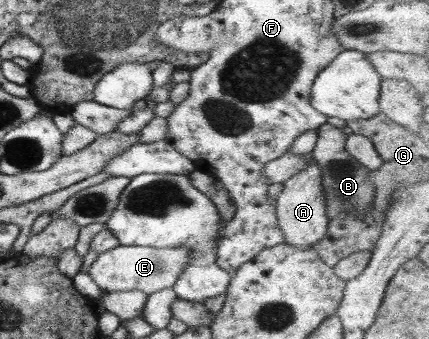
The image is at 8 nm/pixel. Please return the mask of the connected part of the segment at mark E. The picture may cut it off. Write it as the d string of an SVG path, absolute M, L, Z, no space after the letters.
M118 244L118 247L99 254L90 266L88 275L100 290L106 292L140 290L150 295L173 288L188 262L189 251L185 247L155 248Z

